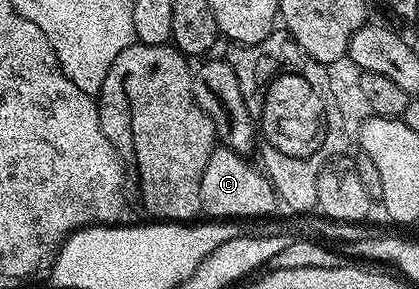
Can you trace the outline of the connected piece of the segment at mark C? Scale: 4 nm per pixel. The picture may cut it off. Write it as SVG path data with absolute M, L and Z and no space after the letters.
M218 147L214 149L211 159L207 159L207 171L203 171L203 183L199 183L199 199L201 200L201 213L209 219L252 219L268 218L273 208L278 208L277 193L273 189L269 178L256 164L249 162L248 156L239 154L234 149Z

